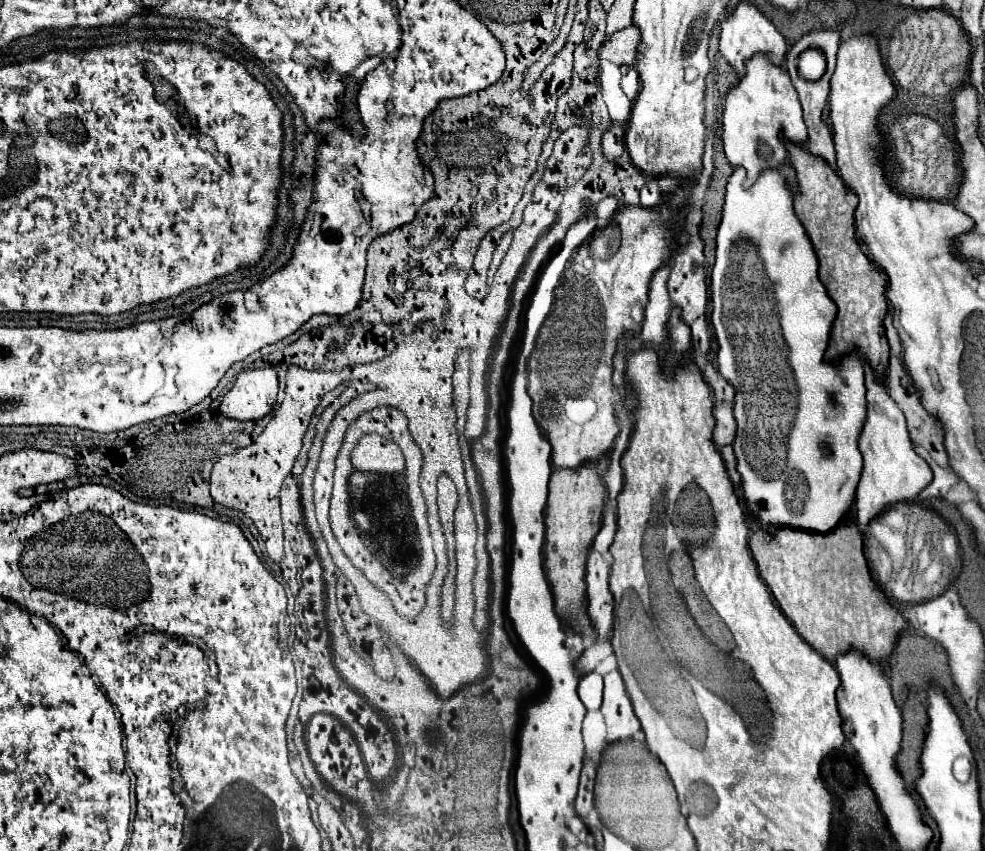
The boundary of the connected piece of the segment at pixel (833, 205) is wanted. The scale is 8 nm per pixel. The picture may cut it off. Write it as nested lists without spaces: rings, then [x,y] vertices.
[[[787,143],[789,163],[797,171],[799,193],[795,195],[795,213],[803,223],[817,259],[819,259],[819,279],[827,287],[829,297],[837,305],[837,319],[833,323],[831,341],[825,353],[827,361],[839,359],[855,349],[865,355],[869,365],[883,373],[889,365],[889,345],[885,337],[883,317],[887,313],[885,285],[887,279],[881,275],[879,267],[871,267],[871,261],[861,251],[855,237],[855,195],[843,187],[843,179],[835,169],[827,165],[825,159],[817,159],[803,147],[795,143]]]

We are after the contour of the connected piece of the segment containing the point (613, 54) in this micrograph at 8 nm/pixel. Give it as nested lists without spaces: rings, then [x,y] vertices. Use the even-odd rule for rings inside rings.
[[[625,27],[619,33],[613,33],[609,37],[609,43],[605,41],[599,49],[599,59],[611,61],[615,65],[635,65],[637,63],[637,47],[639,47],[641,35],[637,27]]]

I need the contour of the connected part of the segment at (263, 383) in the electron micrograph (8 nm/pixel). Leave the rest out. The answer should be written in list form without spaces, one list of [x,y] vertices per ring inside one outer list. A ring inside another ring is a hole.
[[[273,367],[239,373],[231,391],[223,397],[223,415],[239,421],[261,419],[277,401],[277,371]]]

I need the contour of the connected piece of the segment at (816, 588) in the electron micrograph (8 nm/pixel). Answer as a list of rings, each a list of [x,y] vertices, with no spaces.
[[[853,519],[843,521],[837,529],[825,535],[799,531],[799,529],[779,529],[771,537],[763,529],[757,529],[749,545],[757,561],[757,569],[765,579],[765,583],[769,585],[781,611],[789,617],[793,627],[803,635],[803,639],[813,649],[817,649],[829,661],[833,661],[837,653],[847,651],[849,647],[861,649],[871,659],[881,659],[881,661],[889,659],[897,643],[899,629],[907,627],[907,619],[903,619],[899,609],[895,609],[873,583],[867,569],[867,561],[863,557],[863,535],[859,533]]]

